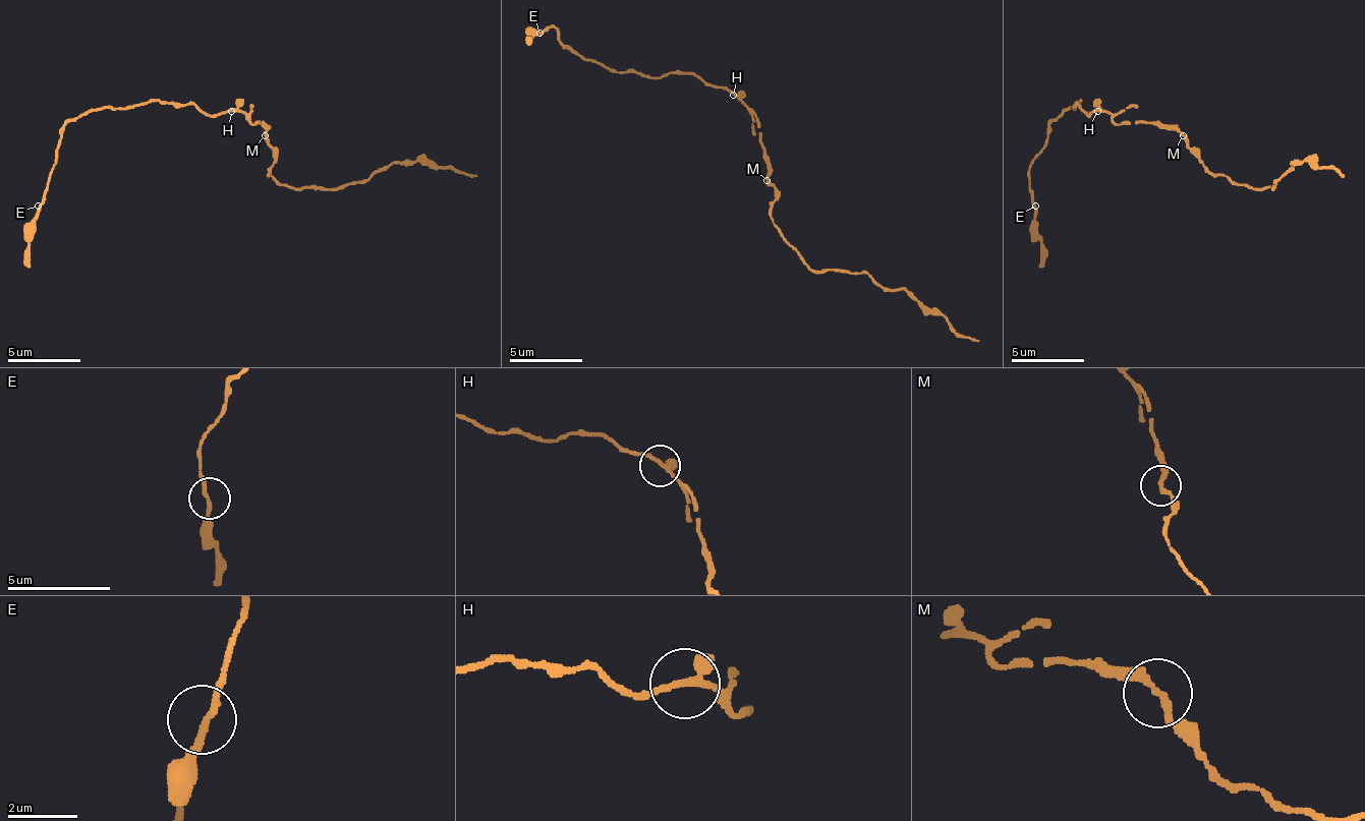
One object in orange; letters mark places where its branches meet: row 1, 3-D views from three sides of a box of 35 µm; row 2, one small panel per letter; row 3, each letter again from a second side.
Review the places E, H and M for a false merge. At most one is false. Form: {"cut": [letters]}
{"cut": []}

